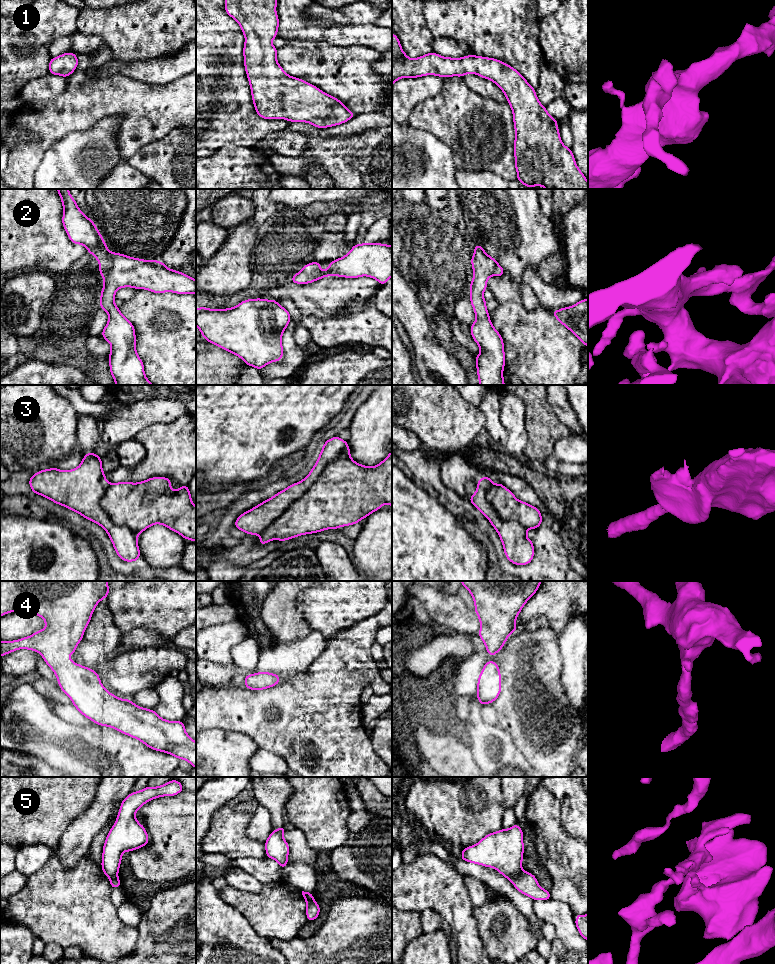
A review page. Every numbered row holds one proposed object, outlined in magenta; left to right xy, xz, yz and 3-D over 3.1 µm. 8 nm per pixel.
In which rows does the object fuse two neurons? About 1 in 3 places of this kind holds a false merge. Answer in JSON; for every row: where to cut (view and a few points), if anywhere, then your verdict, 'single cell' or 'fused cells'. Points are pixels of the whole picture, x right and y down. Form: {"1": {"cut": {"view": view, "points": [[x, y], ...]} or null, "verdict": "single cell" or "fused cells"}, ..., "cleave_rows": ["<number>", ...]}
{"1": {"cut": null, "verdict": "single cell"}, "2": {"cut": null, "verdict": "single cell"}, "3": {"cut": {"view": "xz", "points": [[347, 445], [325, 467], [320, 476], [260, 535]]}, "verdict": "fused cells"}, "4": {"cut": null, "verdict": "single cell"}, "5": {"cut": {"view": "yz", "points": [[522, 870], [512, 882]]}, "verdict": "fused cells"}, "cleave_rows": ["3", "5"]}

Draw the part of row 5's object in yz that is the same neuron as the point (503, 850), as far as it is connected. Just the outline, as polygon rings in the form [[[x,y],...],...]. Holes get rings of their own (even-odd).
[[[515,825],[487,834],[477,844],[463,848],[461,859],[492,867],[511,882],[522,871],[523,830]]]

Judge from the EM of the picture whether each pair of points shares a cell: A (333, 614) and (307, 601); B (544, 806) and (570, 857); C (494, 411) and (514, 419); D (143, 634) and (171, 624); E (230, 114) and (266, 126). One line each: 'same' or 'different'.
A: same
B: same
C: different
D: different
E: same

